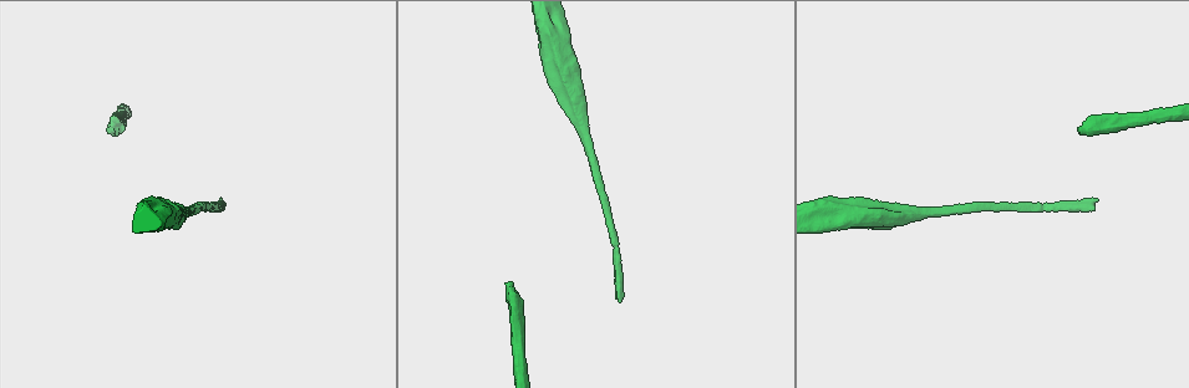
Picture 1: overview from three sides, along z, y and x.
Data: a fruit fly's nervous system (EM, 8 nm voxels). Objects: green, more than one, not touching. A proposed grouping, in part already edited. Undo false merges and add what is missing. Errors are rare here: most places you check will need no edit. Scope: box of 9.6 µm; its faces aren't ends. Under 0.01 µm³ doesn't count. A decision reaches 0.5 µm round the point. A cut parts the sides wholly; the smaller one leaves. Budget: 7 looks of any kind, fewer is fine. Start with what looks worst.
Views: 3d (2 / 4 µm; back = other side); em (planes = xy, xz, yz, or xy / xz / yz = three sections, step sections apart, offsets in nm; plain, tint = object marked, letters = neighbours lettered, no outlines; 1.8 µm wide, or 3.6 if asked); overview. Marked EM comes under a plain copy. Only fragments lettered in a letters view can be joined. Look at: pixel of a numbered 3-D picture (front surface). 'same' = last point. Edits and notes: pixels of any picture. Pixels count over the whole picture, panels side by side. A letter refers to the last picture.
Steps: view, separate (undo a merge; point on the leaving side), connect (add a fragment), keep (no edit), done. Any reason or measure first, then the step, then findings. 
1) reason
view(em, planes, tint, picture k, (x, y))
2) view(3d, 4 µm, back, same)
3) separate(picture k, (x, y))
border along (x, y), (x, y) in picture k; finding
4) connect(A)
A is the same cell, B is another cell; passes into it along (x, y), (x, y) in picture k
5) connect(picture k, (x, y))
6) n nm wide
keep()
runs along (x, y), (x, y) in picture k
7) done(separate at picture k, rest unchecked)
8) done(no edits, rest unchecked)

view(em, 3.6 µm, xy, step 4, letters, picture 1, (512, 283))

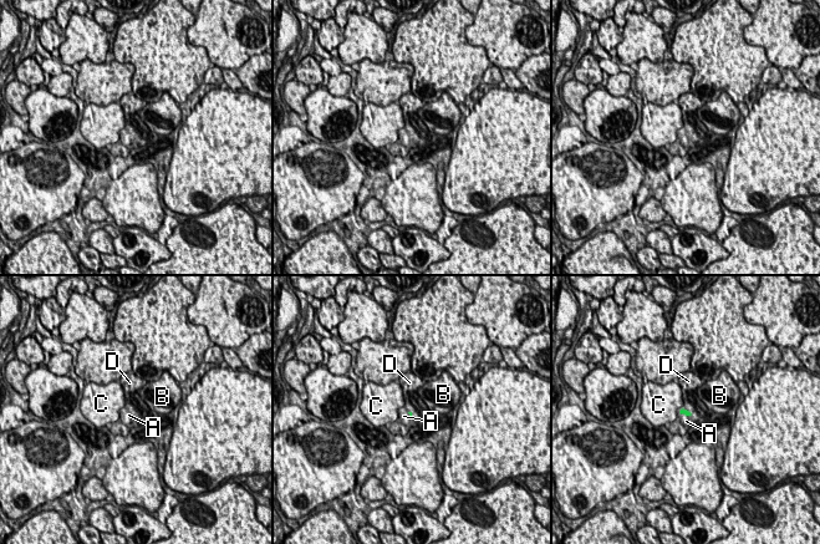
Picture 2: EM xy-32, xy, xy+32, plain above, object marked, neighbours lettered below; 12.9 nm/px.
cut it another way
view(em, 3.6 µm, planes, letters, same)

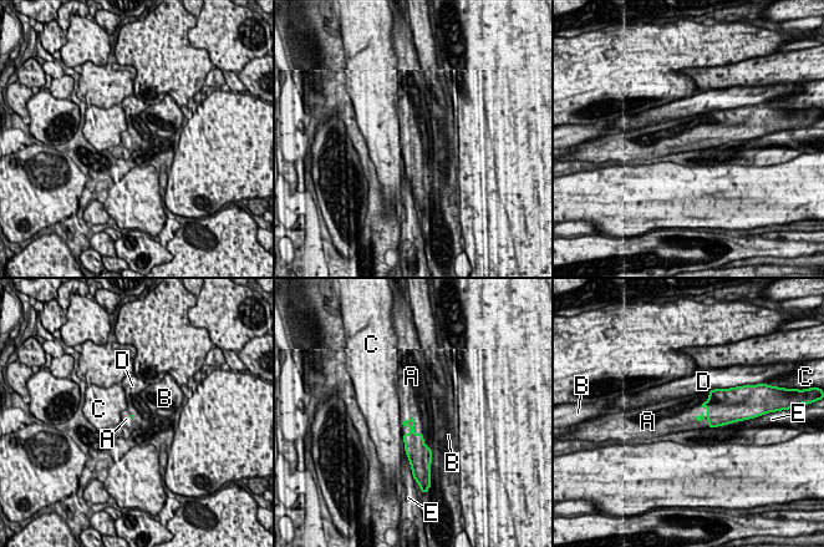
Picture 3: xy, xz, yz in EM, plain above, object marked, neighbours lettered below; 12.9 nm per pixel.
connect(A)
A is the same cell, B, C, D and E are other cells; passes into it along (415, 447), (411, 429), (405, 411) in picture 3; the cell continues

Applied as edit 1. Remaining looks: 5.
an open end
view(em, 3.6 µm, planes, letters, picture 1, (620, 302))

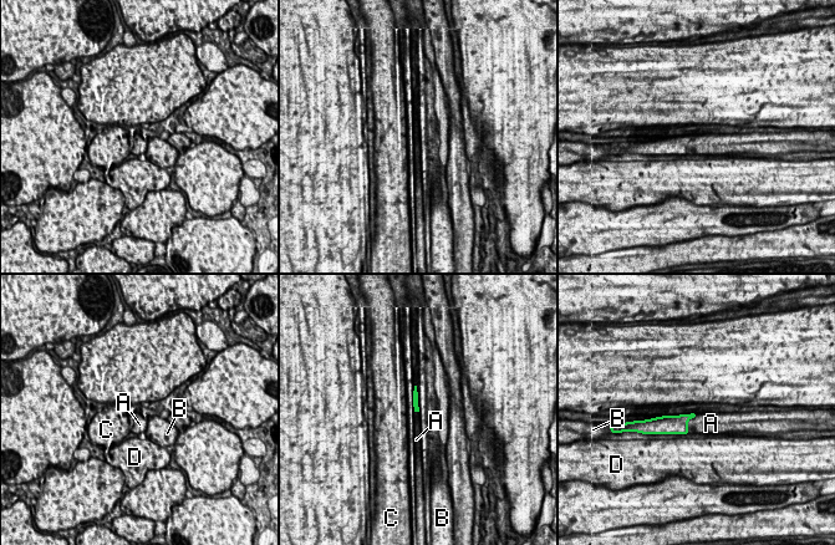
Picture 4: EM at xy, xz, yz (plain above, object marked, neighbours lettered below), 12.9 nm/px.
connect(A)
A is the same cell, B, C and D are other cells; passes into it along (668, 424), (687, 422), (703, 423) in picture 4; it goes on there

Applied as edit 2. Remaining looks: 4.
redraw
view(overview)

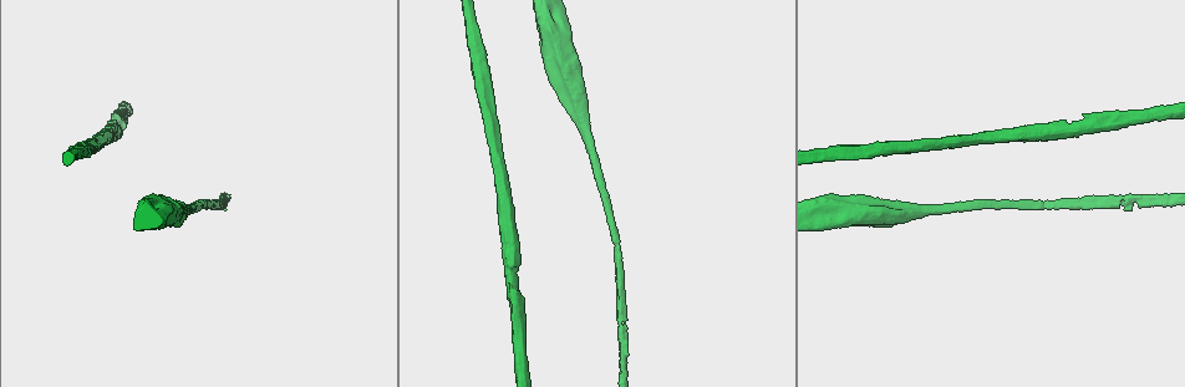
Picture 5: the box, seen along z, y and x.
thick turns thin
view(em, planes, tint, picture 5, (909, 211))

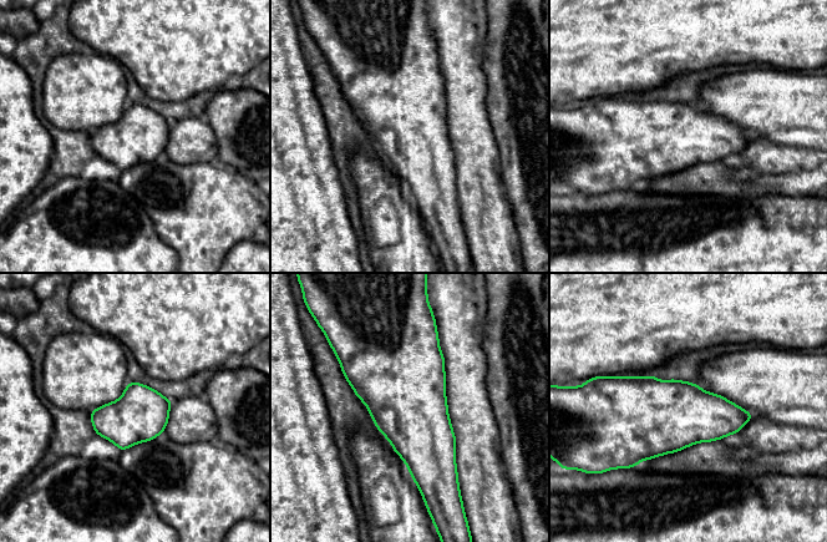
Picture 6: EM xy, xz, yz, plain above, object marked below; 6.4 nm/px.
view(em, planes, letters, same)

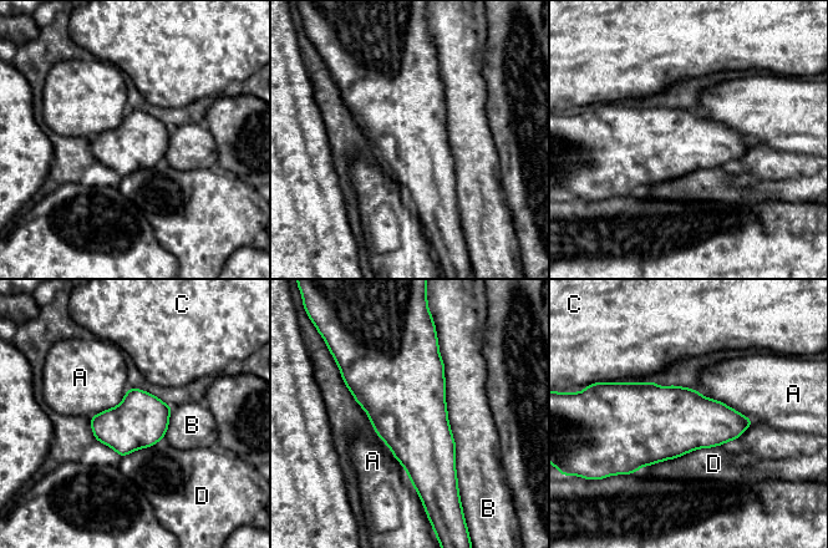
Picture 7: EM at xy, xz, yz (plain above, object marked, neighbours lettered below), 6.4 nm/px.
keep()
A, B, C and D are other cells; border along (375, 430), (405, 470), (423, 505) in picture 7; all the same cell

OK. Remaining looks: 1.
done(connect at picture 3, connect at picture 4, rest unchecked)

